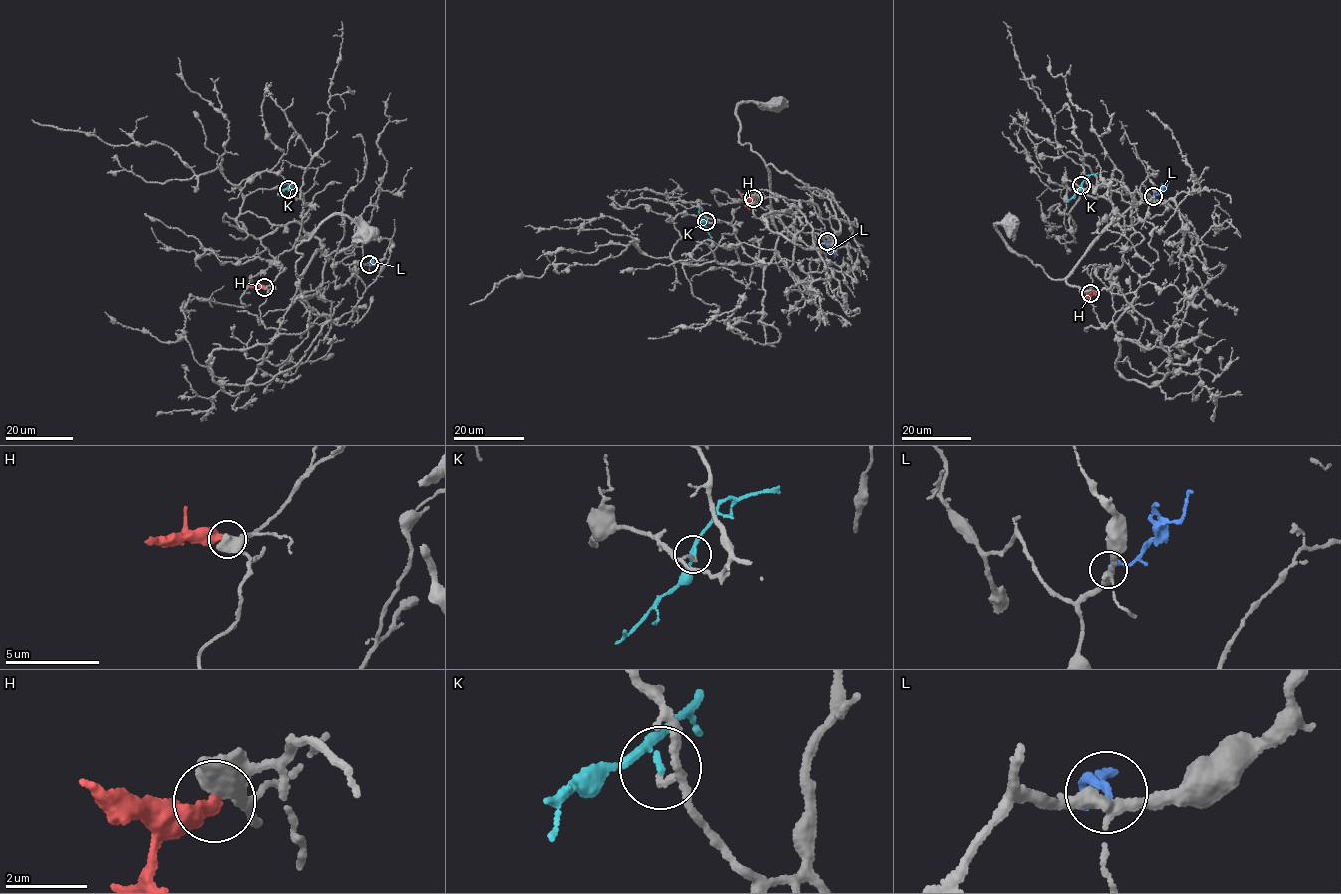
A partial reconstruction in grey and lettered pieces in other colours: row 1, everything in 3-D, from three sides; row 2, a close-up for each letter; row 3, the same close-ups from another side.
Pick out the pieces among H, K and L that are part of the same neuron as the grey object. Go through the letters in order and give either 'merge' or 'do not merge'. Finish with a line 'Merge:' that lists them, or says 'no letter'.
H: do not merge
K: do not merge
L: do not merge
Merge: no letter

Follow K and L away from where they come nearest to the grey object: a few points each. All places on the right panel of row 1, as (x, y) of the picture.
K: (1081, 185), (1067, 202)
L: (1153, 196), (1169, 181)

